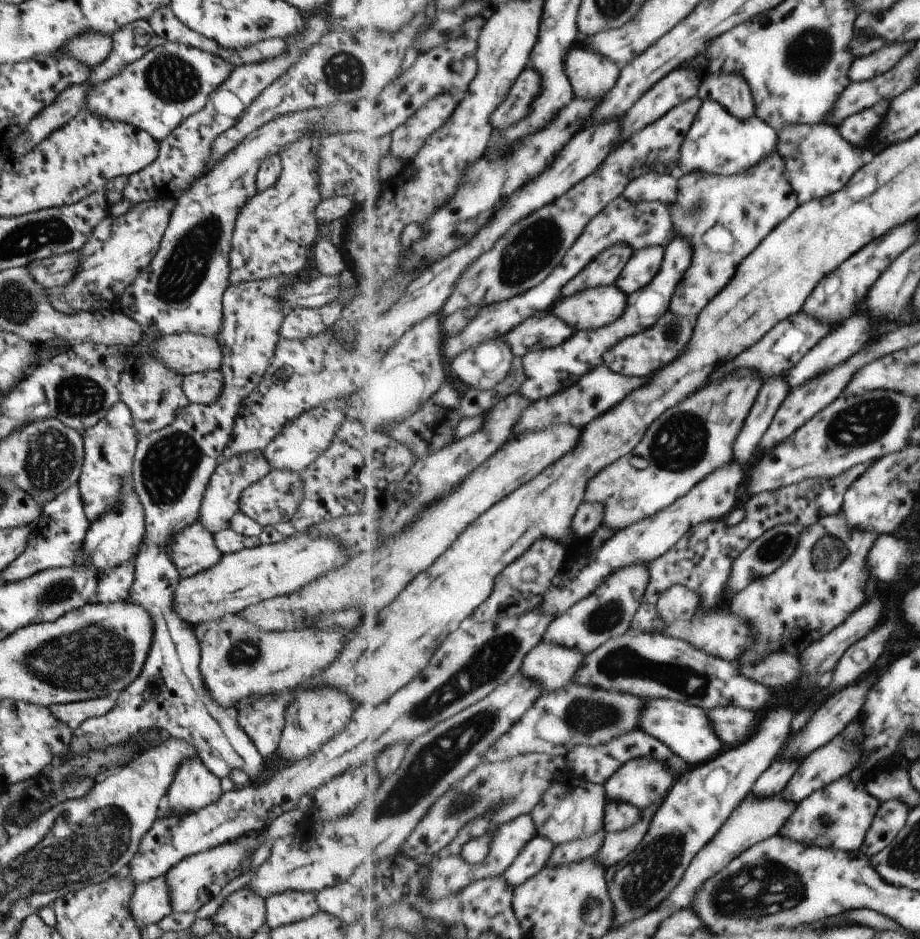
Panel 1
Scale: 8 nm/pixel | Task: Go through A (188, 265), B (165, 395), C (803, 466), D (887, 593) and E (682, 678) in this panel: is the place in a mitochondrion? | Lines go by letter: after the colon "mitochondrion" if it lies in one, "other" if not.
A: mitochondrion
B: mitochondrion
C: other
D: other
E: mitochondrion

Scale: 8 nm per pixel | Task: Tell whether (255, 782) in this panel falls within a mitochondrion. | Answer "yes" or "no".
no

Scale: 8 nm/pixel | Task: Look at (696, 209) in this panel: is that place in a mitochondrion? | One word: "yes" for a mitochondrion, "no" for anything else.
yes

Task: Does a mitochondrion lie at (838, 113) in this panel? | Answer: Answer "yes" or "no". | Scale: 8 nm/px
no

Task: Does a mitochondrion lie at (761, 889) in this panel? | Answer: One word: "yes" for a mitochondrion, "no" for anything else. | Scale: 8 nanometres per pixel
yes

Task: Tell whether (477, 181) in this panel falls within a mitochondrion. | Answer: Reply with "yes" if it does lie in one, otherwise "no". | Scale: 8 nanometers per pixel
yes

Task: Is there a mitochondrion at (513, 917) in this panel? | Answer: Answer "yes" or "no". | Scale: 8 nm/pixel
no

